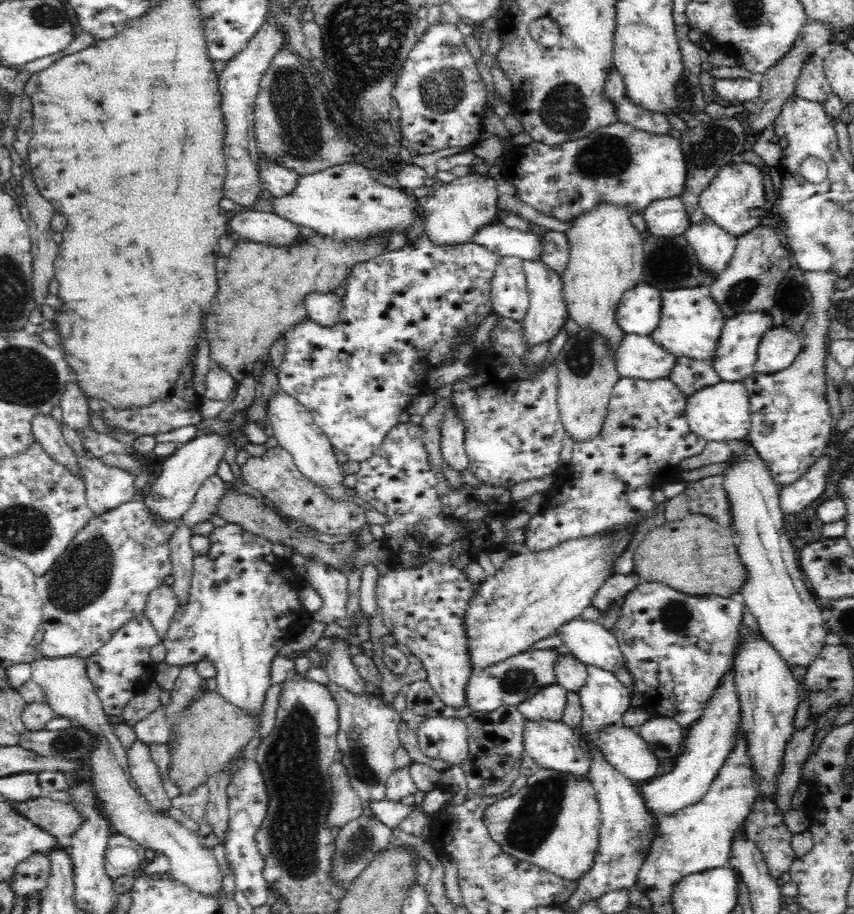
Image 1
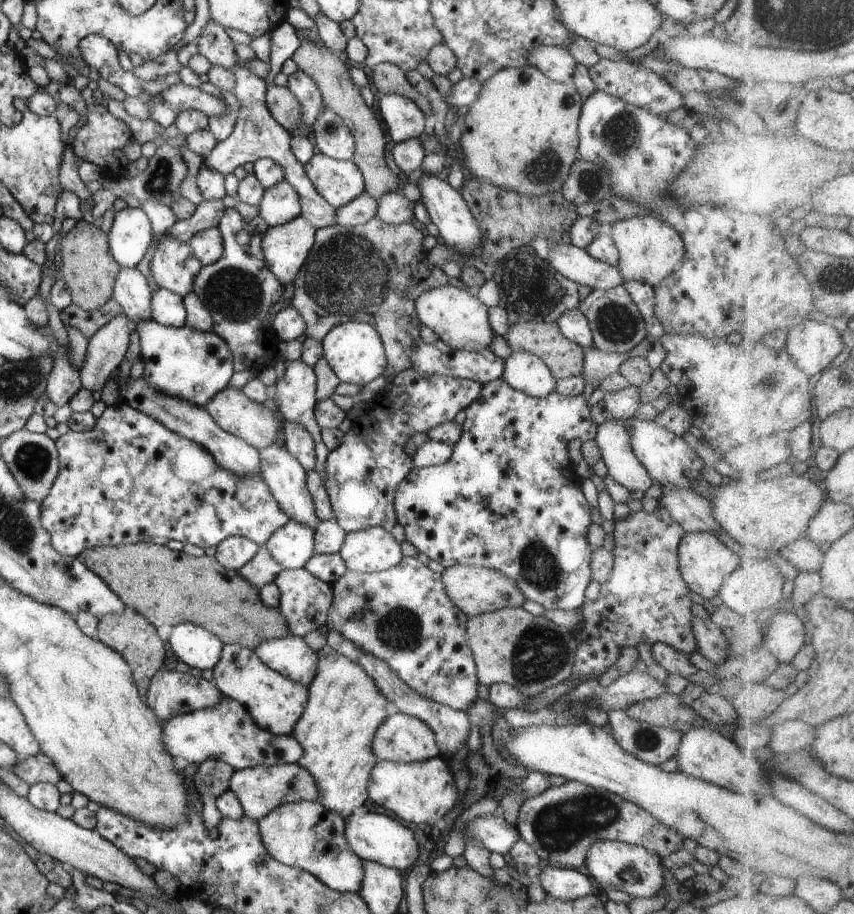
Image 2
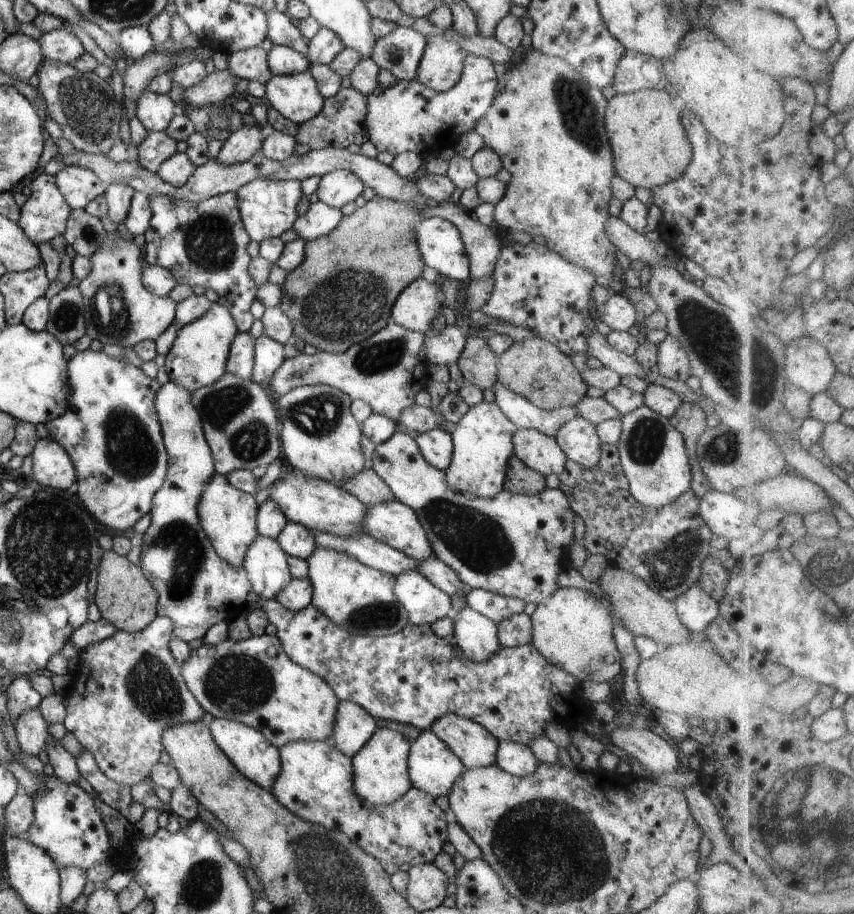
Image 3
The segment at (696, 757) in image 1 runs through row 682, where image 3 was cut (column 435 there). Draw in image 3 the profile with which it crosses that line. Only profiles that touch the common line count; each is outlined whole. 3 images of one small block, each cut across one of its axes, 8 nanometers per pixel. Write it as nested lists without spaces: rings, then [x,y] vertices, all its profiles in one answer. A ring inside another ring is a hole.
[[[450,713],[437,718],[429,728],[467,769],[495,763],[498,741],[472,719]]]

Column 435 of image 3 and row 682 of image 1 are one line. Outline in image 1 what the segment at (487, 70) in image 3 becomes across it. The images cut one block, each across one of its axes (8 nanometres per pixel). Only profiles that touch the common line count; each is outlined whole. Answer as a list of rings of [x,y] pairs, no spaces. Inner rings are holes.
[[[143,614],[127,621],[102,648],[85,659],[88,678],[101,700],[102,709],[112,716],[121,715],[128,700],[142,694],[150,686],[157,673],[150,659],[150,650],[162,642]]]

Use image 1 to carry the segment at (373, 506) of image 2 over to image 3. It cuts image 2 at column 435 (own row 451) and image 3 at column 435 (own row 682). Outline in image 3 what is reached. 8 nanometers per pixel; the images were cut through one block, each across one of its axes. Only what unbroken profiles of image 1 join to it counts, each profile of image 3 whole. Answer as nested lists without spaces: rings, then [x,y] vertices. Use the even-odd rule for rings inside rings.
[[[442,429],[416,435],[416,444],[419,446],[422,456],[429,465],[445,471],[450,466],[453,457],[453,438],[451,432]]]

